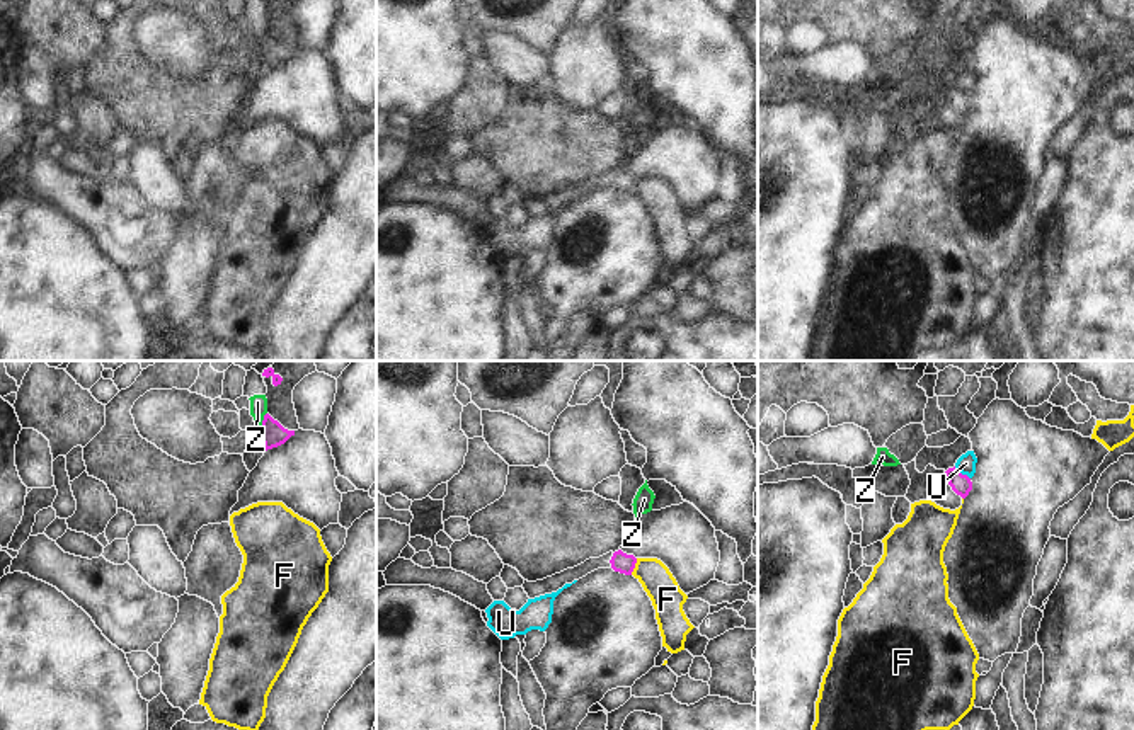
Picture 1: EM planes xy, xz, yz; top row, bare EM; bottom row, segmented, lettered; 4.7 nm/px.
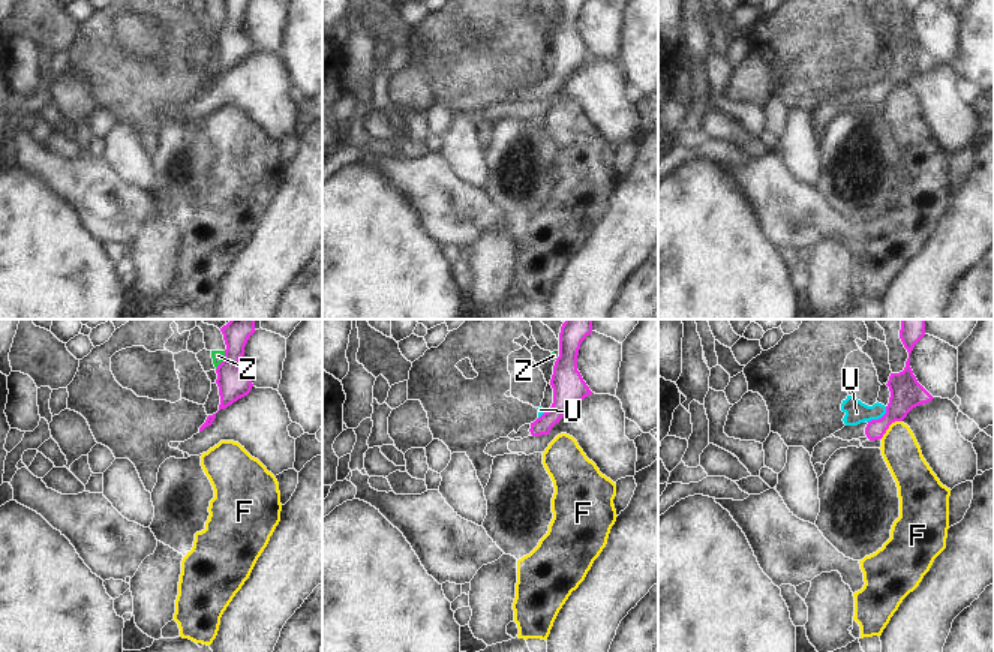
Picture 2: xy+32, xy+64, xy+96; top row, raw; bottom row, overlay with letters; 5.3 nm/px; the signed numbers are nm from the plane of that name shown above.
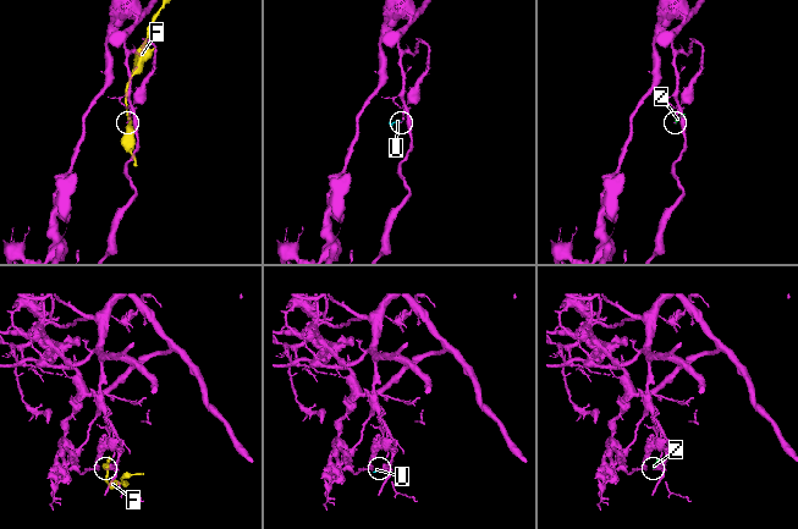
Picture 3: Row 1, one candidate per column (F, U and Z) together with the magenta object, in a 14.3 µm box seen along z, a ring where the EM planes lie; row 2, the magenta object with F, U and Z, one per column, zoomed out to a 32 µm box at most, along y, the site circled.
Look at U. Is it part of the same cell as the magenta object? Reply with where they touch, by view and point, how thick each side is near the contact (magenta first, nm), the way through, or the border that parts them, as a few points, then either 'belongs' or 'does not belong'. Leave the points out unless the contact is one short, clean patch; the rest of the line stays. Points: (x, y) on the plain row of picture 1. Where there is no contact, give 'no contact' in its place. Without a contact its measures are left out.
contact yz (961, 92); calibres 100 and 90 nm; border yz (954, 85), (969, 97); does not belong

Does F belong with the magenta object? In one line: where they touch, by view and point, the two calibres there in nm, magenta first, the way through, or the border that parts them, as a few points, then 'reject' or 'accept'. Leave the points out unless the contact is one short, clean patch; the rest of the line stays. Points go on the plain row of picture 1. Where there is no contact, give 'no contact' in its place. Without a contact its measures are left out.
meets magenta in xz at (634, 186); 100 nm thick on the magenta side, 150 nm on the other; border along xz (637, 177), (630, 193); reject

